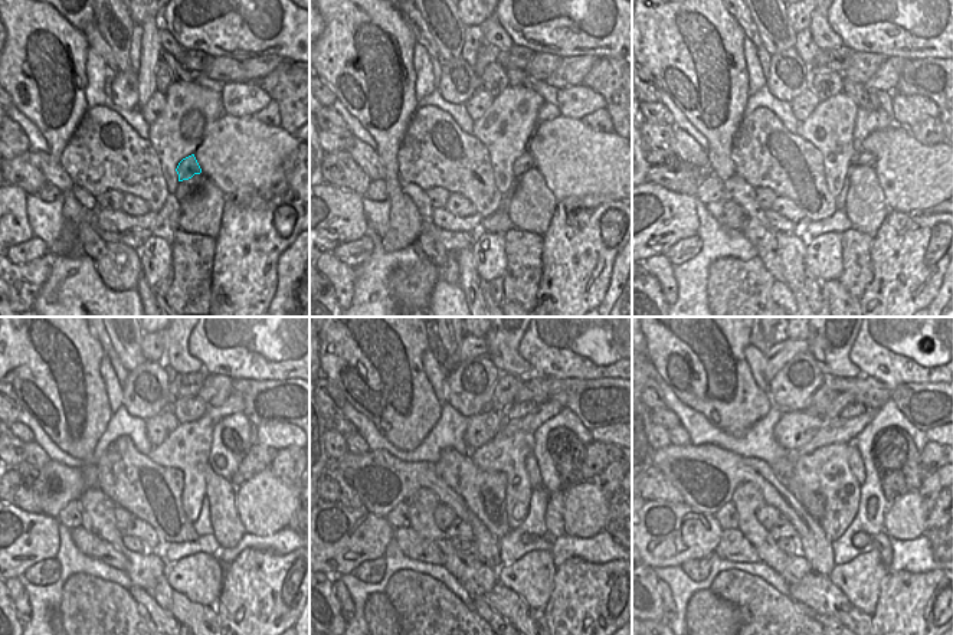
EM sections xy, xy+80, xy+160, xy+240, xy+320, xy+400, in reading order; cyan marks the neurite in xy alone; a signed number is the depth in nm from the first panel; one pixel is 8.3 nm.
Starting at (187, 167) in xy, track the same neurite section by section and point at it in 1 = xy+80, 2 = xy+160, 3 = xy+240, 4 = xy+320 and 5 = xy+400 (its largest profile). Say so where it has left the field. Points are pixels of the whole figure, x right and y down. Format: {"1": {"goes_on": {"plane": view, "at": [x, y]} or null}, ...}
{"1": {"goes_on": {"plane": "xy+80", "at": [526, 161]}}, "2": {"goes_on": {"plane": "xy+160", "at": [861, 157]}}, "3": {"goes_on": {"plane": "xy+240", "at": [258, 458]}}, "4": {"goes_on": {"plane": "xy+320", "at": [599, 455]}}, "5": {"goes_on": {"plane": "xy+400", "at": [924, 457]}}}

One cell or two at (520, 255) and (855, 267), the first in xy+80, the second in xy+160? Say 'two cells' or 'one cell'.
one cell

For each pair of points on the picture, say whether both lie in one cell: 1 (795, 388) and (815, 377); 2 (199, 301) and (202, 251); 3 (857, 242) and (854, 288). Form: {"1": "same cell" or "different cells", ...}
{"1": "same cell", "2": "same cell", "3": "same cell"}

